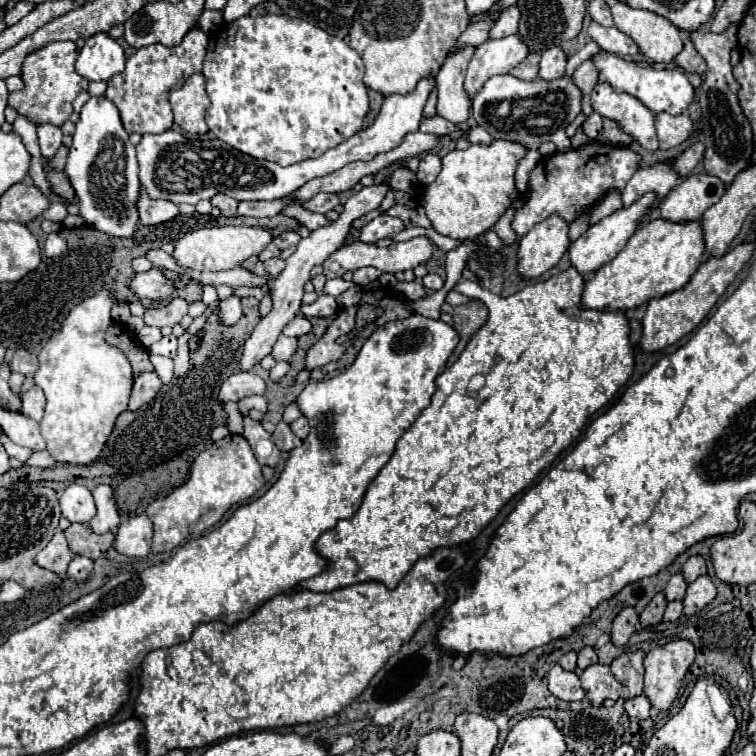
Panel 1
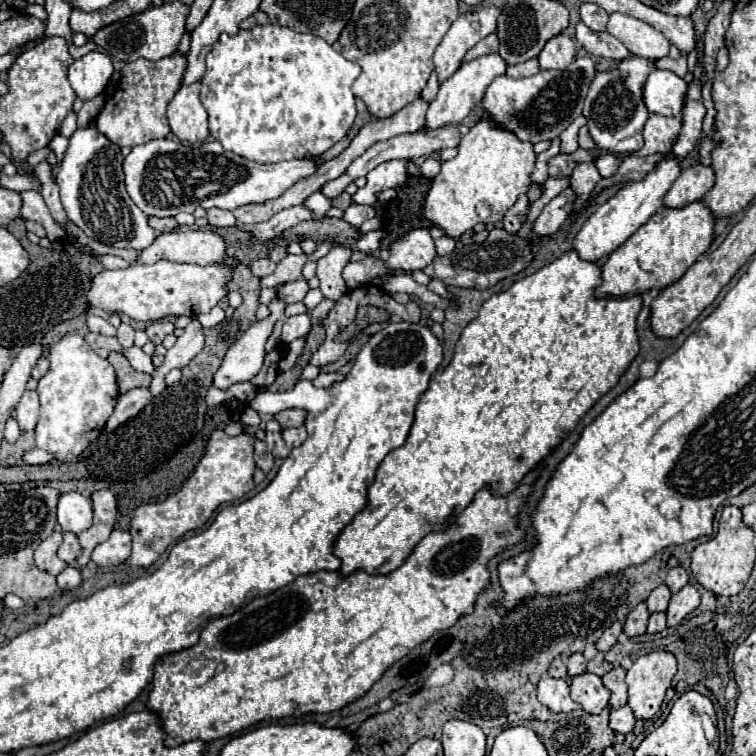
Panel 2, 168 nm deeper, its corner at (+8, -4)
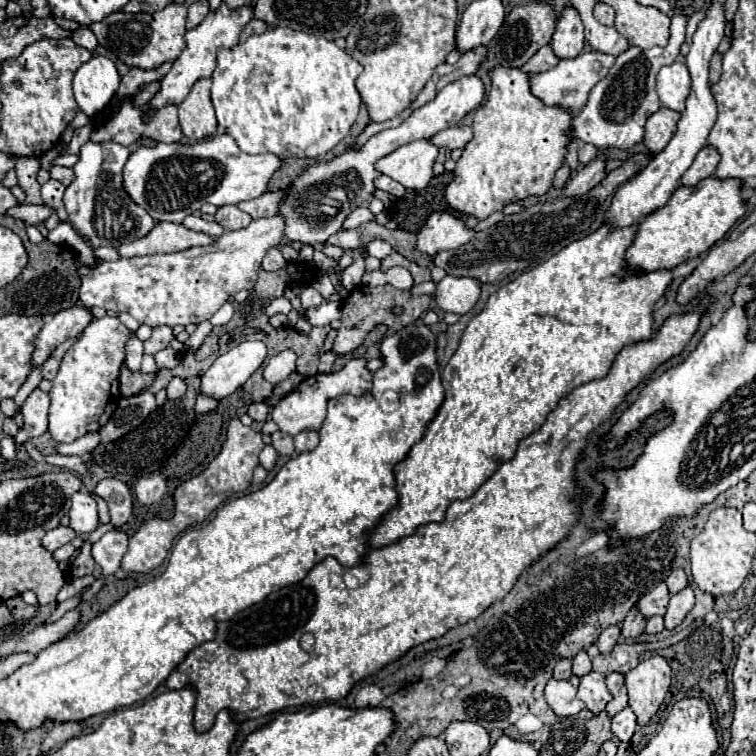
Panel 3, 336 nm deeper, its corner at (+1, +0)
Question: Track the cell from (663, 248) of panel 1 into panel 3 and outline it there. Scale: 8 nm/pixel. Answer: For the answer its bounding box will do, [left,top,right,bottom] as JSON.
[625,179,745,271]

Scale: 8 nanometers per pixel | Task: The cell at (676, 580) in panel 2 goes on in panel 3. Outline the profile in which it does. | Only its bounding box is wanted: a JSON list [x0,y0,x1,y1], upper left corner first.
[667,569,689,595]

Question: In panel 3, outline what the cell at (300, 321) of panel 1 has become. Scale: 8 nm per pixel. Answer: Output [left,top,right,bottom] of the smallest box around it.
[305,301,341,325]

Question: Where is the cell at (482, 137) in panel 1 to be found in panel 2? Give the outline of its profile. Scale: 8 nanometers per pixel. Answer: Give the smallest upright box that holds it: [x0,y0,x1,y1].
[320,125,468,197]

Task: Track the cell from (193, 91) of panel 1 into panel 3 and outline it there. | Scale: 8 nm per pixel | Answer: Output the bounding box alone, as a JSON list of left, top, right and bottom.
[179,79,217,141]

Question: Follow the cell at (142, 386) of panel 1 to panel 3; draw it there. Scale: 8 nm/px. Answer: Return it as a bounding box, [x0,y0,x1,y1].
[99,391,157,443]

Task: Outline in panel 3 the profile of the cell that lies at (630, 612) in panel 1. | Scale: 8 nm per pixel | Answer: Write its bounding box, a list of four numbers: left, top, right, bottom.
[597,625,621,653]

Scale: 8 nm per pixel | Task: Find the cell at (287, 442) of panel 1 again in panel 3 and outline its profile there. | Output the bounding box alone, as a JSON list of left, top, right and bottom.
[271,431,295,457]

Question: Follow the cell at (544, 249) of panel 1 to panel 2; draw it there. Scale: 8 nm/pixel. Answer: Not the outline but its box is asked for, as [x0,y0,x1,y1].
[534,185,576,237]

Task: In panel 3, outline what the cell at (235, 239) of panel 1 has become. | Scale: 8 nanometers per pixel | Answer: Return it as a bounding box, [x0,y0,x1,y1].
[117,223,215,257]

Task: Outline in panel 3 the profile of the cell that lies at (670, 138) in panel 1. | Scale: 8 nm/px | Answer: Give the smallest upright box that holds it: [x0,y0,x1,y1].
[643,107,681,153]

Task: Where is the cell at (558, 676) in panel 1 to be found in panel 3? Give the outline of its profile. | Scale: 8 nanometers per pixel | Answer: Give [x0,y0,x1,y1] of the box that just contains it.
[545,679,585,715]

